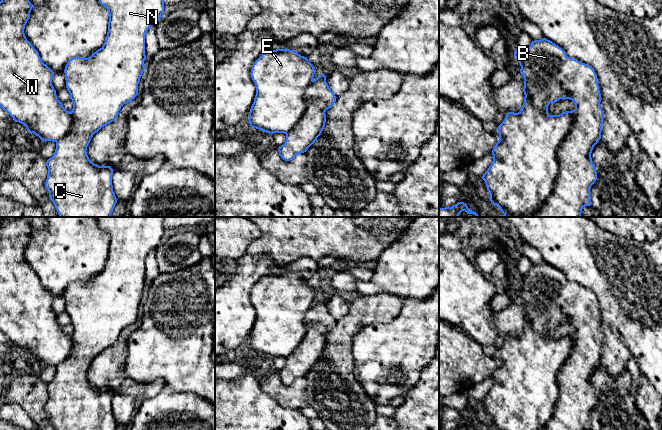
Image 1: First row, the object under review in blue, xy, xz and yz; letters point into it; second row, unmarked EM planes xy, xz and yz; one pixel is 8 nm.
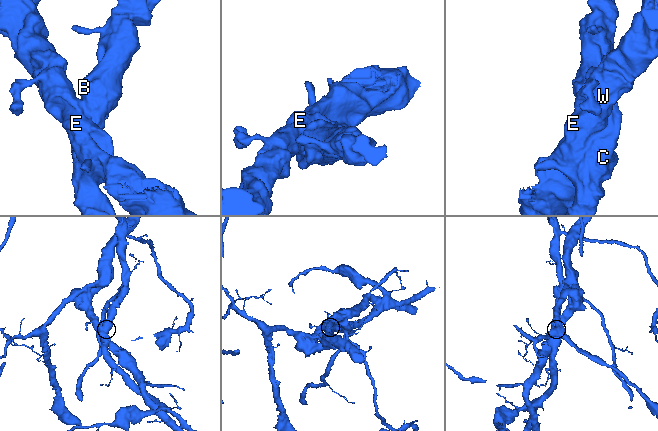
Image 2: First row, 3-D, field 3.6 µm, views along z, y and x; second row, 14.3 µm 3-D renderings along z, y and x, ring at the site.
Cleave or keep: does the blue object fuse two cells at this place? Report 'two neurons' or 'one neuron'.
two neurons

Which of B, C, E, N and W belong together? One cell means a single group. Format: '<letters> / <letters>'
B C N / E W

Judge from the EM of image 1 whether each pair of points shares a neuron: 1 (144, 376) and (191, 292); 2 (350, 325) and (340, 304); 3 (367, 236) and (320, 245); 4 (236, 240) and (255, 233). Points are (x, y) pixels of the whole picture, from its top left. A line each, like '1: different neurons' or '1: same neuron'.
1: same neuron
2: different neurons
3: same neuron
4: same neuron

